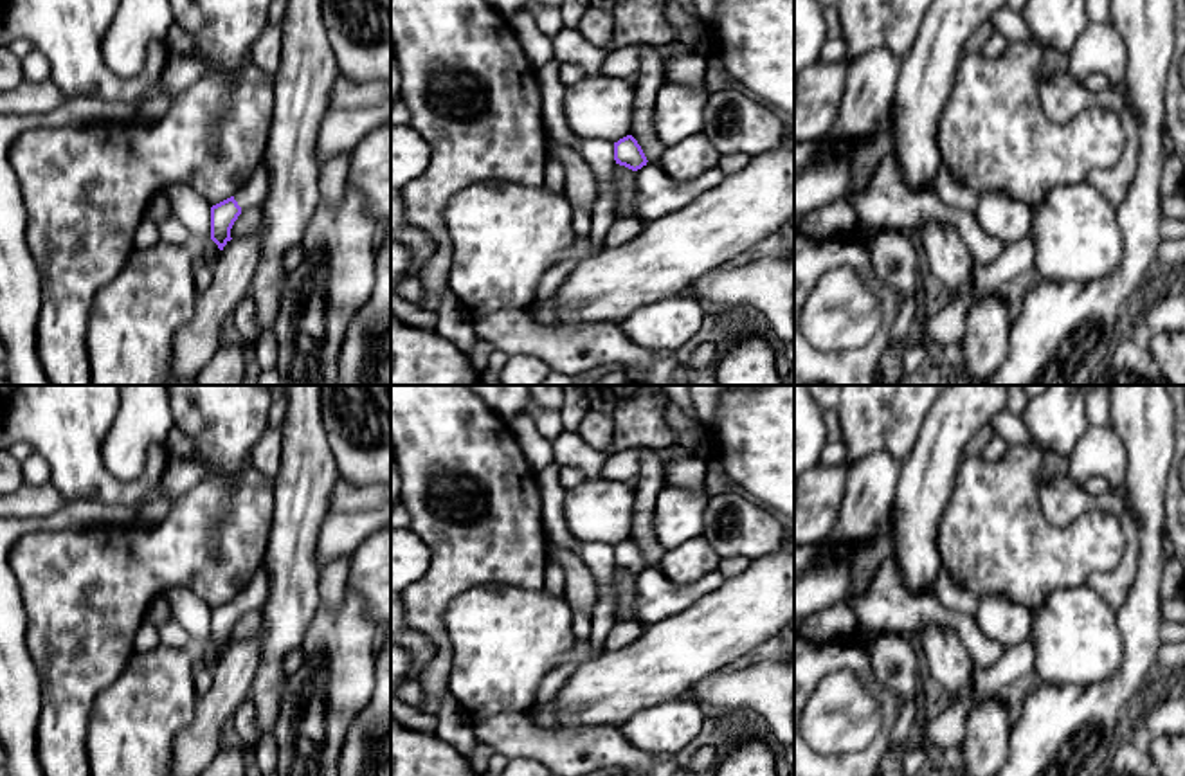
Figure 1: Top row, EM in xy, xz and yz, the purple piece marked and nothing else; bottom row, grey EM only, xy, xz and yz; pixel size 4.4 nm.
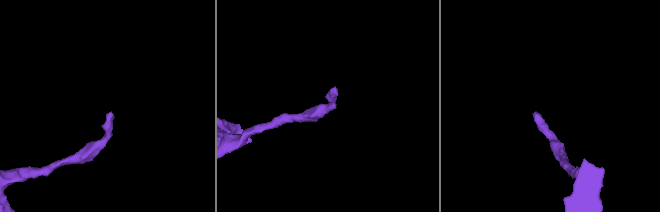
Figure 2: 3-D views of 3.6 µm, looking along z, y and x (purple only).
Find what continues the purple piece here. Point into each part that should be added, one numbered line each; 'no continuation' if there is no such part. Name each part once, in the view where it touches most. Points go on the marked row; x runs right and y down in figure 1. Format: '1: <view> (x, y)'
1: xy (253, 193)

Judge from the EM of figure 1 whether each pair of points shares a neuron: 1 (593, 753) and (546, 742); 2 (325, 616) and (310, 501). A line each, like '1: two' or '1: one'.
1: one
2: two

